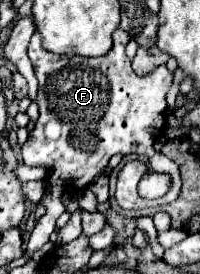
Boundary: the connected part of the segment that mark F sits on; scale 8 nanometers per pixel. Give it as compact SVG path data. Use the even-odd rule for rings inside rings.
M124 29L114 31L114 47L100 57L64 57L54 55L42 47L40 33L34 33L28 45L28 57L34 65L40 89L38 89L38 107L40 117L36 121L30 139L22 147L22 161L26 165L44 165L50 175L46 179L46 193L42 205L46 205L46 215L36 223L30 241L28 253L32 255L44 243L50 241L52 231L56 229L56 219L66 211L62 195L80 193L88 183L108 165L114 155L144 155L150 161L166 159L166 173L172 177L172 185L164 195L164 203L172 203L180 193L180 171L172 159L154 151L154 141L166 127L166 93L172 85L172 73L166 67L158 67L146 77L138 77L132 71L130 59L124 53L128 43L128 33Z

